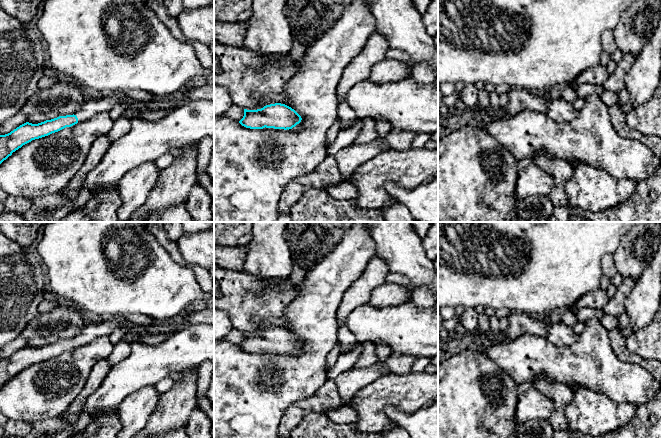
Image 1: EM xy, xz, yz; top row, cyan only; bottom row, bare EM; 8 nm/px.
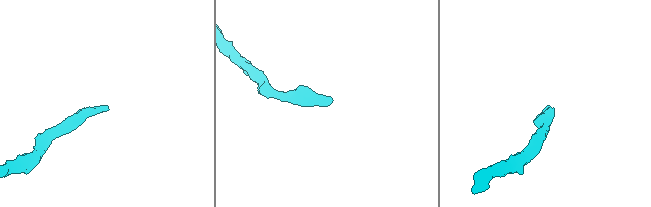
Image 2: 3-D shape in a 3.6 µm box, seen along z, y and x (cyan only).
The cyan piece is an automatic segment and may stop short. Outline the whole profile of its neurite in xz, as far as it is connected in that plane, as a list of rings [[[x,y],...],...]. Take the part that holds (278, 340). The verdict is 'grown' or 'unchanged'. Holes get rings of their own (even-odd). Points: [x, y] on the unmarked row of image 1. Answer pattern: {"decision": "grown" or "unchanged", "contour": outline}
{"decision": "grown", "contour": [[[275,327],[261,333],[244,333],[244,340],[239,347],[250,353],[274,352],[297,354],[302,350],[301,340],[291,331]]]}

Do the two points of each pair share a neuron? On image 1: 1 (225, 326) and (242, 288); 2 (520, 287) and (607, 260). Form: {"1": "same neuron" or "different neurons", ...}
{"1": "different neurons", "2": "different neurons"}

